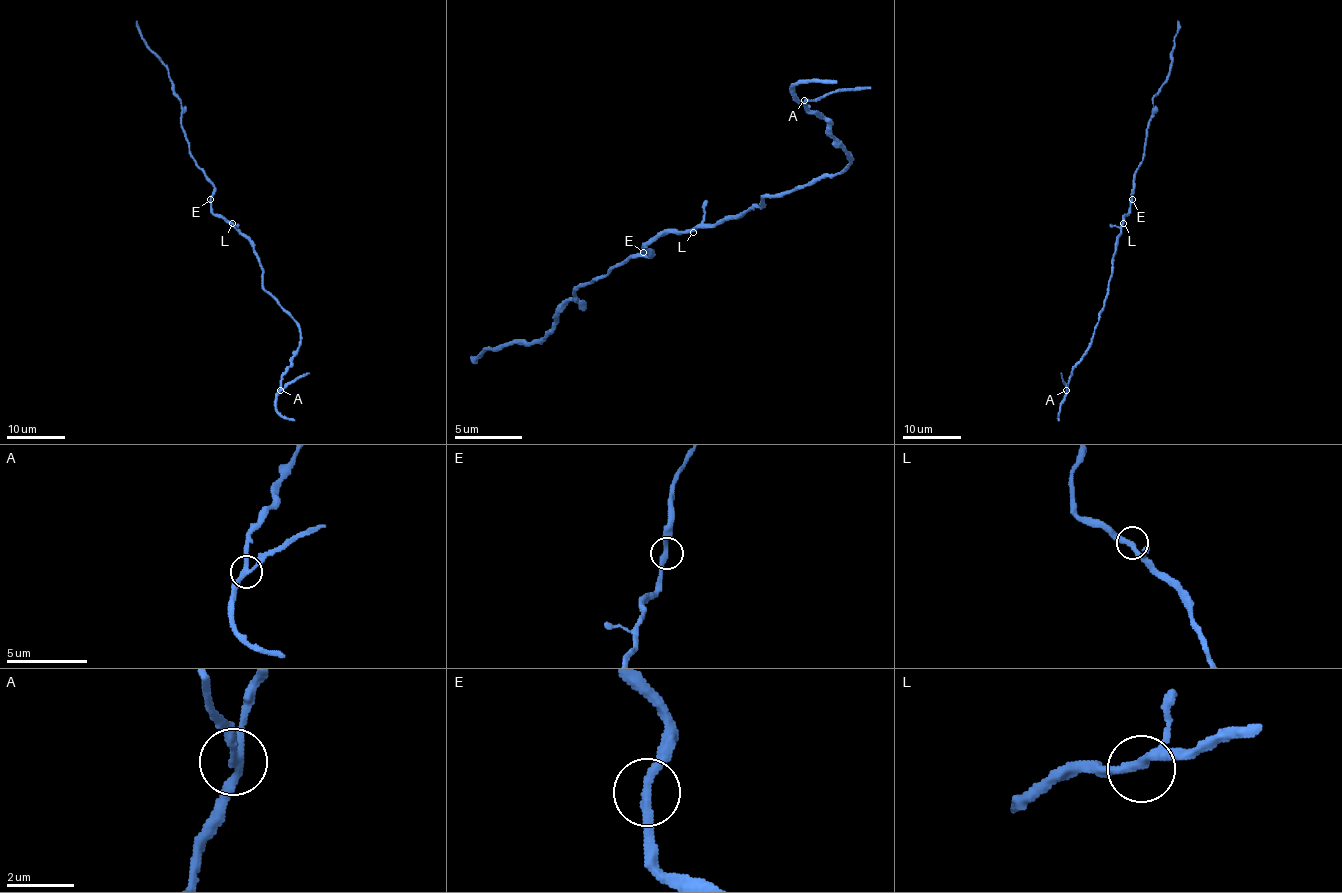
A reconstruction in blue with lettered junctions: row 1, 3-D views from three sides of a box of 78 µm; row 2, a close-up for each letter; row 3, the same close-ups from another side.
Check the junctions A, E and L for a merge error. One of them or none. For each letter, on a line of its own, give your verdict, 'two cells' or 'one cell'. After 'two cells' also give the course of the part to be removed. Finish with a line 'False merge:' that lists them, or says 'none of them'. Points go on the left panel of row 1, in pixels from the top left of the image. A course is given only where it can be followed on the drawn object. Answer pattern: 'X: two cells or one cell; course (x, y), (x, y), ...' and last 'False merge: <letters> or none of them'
A: two cells; course (281, 390), (309, 372)
E: one cell
L: one cell
False merge: A

